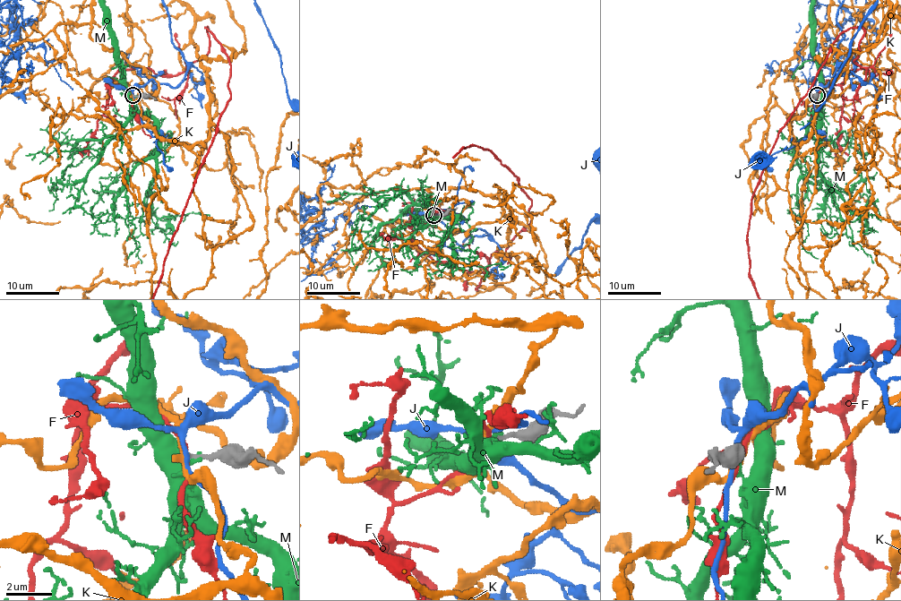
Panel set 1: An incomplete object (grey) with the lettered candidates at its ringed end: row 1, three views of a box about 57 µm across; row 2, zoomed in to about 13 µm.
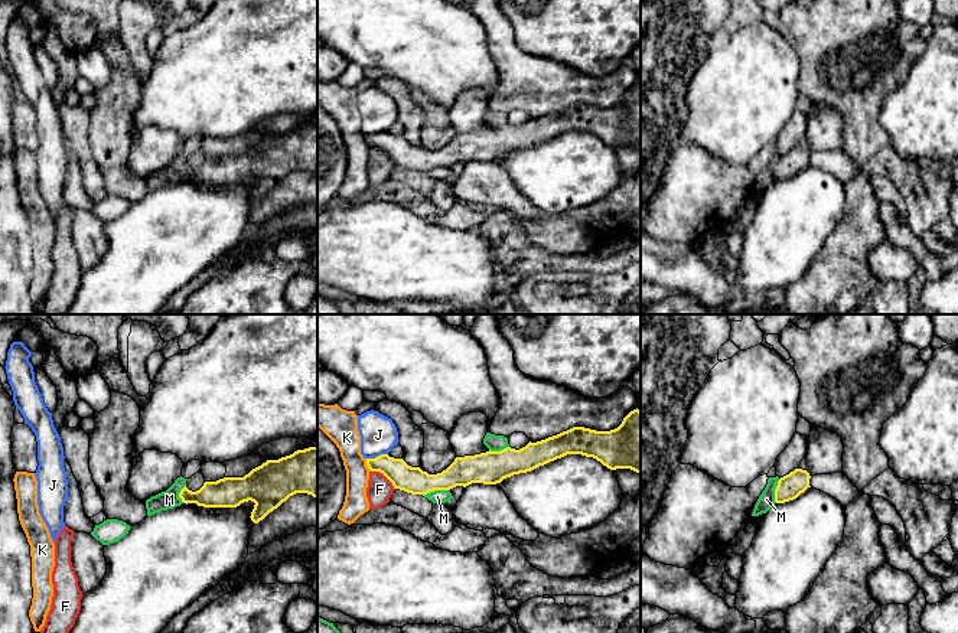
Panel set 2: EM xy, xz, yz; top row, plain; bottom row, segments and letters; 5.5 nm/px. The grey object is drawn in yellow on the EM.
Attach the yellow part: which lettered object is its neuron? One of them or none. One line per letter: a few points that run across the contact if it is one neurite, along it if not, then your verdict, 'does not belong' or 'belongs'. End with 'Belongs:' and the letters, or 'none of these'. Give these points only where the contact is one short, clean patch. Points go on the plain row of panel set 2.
F: xz (371, 147), (378, 147), (394, 165) | does not belong
J: xz (387, 130), (367, 136) | does not belong
K: xz (365, 136), (365, 142), (371, 147) | does not belong
M: does not belong
Belongs: none of these

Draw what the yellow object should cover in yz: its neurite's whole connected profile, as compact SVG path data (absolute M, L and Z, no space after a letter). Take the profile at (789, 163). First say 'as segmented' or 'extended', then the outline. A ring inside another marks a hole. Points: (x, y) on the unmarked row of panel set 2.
as segmented | M795 146L789 151L779 156L775 166L775 179L785 180L796 176L804 170L809 163L809 150L802 146Z

